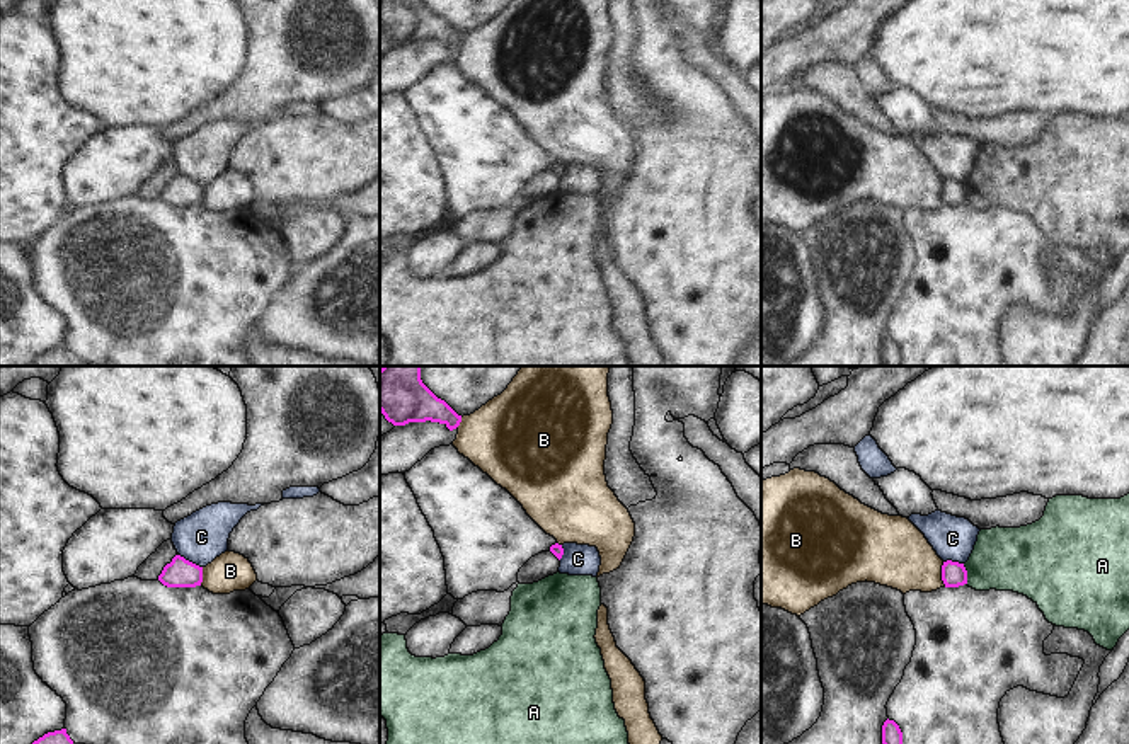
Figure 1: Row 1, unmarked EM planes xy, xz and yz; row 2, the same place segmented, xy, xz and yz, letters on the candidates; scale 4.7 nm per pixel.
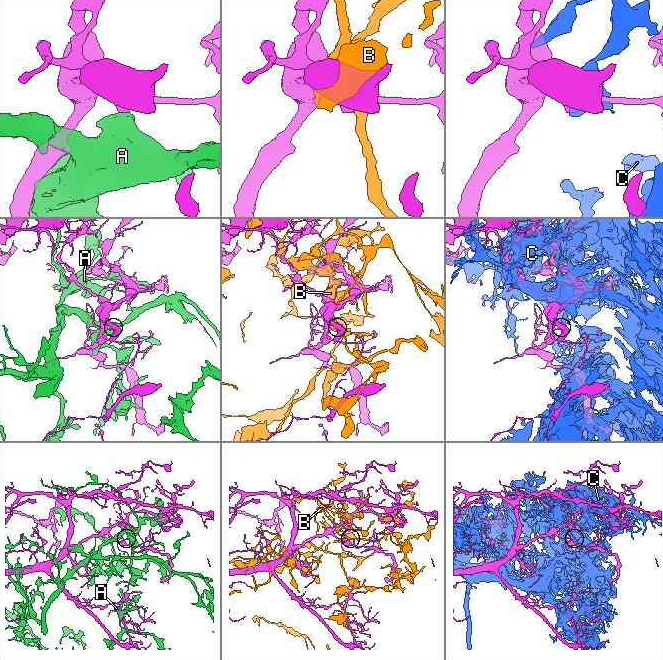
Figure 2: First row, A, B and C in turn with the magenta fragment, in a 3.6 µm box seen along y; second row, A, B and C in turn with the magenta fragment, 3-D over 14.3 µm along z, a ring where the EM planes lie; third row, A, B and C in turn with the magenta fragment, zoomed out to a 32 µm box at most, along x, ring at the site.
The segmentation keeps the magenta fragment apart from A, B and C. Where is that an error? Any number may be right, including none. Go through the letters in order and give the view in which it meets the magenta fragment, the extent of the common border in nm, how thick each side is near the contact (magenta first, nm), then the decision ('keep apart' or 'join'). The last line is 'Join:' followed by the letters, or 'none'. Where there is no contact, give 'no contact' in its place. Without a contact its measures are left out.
A: yz | 100 nm | 120/300 nm | keep apart
B: yz | 120 nm | 120/320 nm | keep apart
C: xy | 130 nm | 140/240 nm | keep apart
Join: none

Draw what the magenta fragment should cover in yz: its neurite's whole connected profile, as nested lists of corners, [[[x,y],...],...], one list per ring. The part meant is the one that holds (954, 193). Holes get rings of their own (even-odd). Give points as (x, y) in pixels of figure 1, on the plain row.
[[[947,179],[942,184],[942,199],[945,206],[959,206],[967,203],[967,189],[964,182]]]

